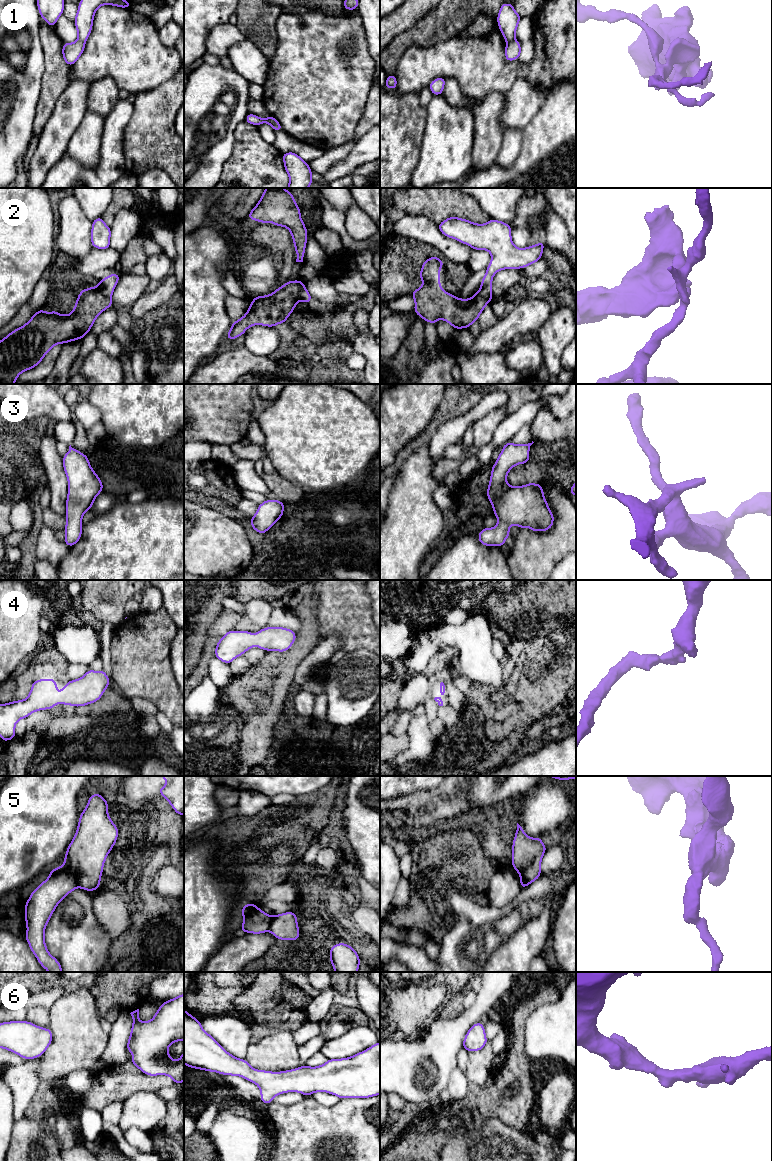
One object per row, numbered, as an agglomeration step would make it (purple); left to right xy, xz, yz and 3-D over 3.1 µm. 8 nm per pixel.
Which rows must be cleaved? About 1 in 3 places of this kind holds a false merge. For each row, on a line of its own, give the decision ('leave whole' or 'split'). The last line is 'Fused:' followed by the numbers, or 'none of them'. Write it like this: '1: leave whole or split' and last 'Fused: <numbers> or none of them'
1: split
2: split
3: leave whole
4: leave whole
5: split
6: leave whole
Fused: 1, 2, 5

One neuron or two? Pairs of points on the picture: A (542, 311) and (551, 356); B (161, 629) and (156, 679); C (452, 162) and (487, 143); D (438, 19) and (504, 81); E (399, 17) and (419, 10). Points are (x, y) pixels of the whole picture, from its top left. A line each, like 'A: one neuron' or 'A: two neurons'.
A: two neurons
B: one neuron
C: two neurons
D: two neurons
E: one neuron

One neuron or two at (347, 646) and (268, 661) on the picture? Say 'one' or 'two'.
two

